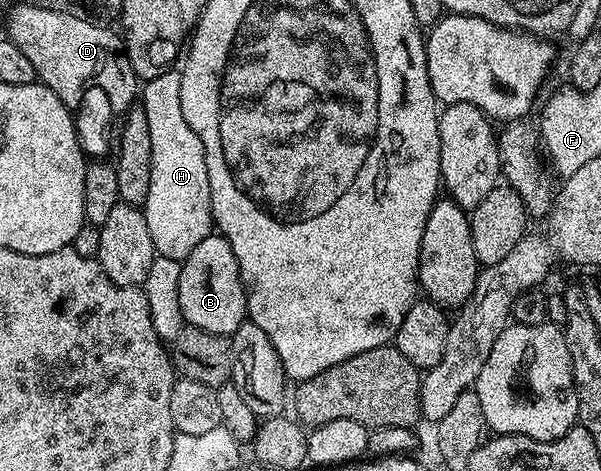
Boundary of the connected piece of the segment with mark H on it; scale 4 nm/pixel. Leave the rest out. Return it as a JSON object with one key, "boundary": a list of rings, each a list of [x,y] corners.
{"boundary":[[[172,68],[153,80],[143,82],[141,86],[141,105],[146,118],[149,120],[149,137],[151,143],[153,143],[153,177],[149,180],[149,196],[141,209],[145,216],[145,224],[149,224],[149,236],[153,236],[153,248],[156,254],[169,256],[169,260],[177,260],[182,263],[183,259],[189,256],[189,252],[193,252],[193,248],[197,248],[197,244],[201,244],[201,240],[205,240],[212,234],[213,223],[211,221],[211,197],[209,196],[209,168],[205,164],[205,148],[201,144],[201,136],[197,136],[197,132],[193,132],[193,128],[189,126],[189,120],[185,120],[185,112],[182,111],[180,71]]]}

